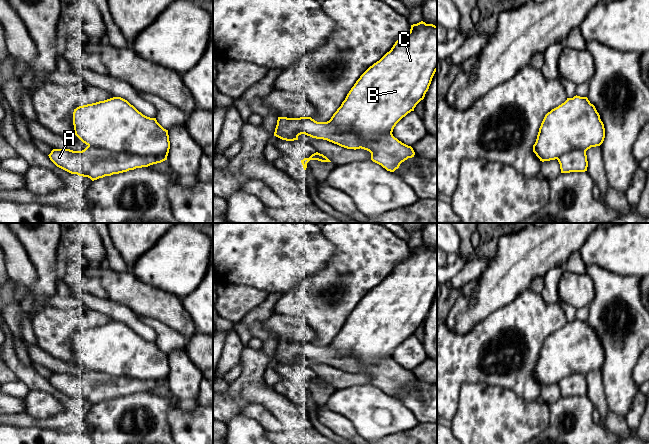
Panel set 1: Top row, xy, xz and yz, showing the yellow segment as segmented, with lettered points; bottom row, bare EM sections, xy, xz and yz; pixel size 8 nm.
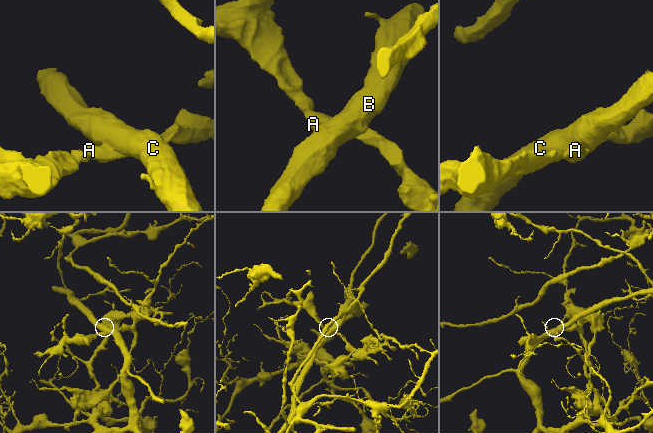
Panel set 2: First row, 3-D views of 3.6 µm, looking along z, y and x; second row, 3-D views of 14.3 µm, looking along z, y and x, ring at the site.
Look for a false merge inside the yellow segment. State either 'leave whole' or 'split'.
split

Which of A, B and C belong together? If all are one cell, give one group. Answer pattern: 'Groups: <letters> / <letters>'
Groups: A / B C

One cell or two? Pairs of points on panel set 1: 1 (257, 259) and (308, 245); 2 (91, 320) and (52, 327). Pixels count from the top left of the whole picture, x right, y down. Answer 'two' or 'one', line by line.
1: one
2: one

